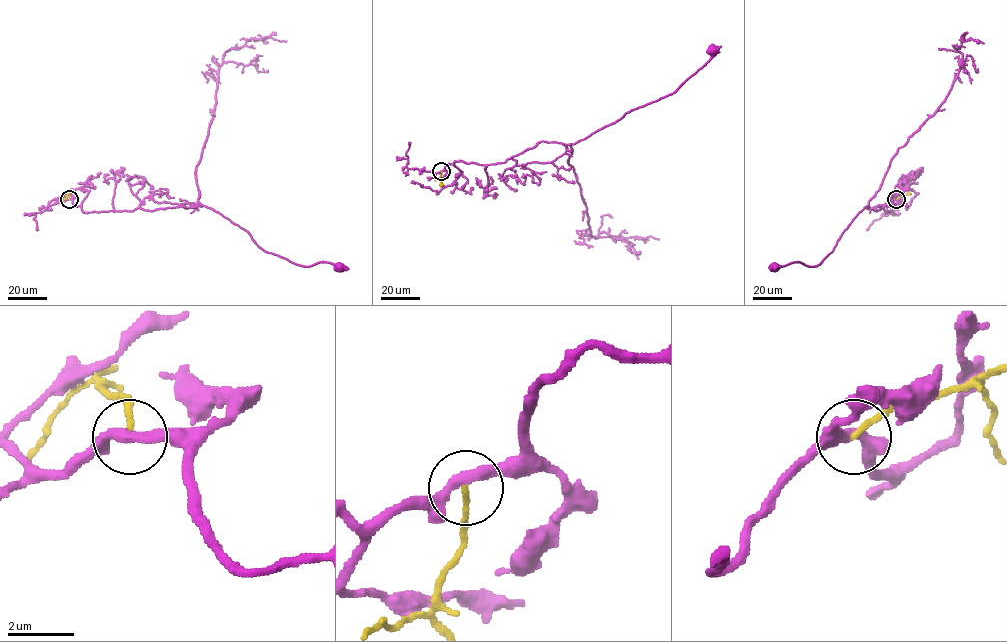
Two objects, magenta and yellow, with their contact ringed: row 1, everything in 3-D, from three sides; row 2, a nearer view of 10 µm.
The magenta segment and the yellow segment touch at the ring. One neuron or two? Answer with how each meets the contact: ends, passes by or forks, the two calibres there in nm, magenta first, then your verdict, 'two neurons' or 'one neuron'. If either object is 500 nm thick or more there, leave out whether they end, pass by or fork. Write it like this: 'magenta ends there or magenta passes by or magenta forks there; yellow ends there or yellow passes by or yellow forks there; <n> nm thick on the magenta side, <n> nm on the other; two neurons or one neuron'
magenta passes by; yellow ends there; 320 nm thick on the magenta side, 160 nm on the other; two neurons

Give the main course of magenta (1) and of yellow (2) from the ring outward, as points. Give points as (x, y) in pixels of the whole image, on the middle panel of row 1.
1: (441, 171), (455, 161), (504, 163), (541, 141), (570, 144), (586, 138), (672, 93), (710, 58), (711, 50)
2: (441, 171), (440, 186)

